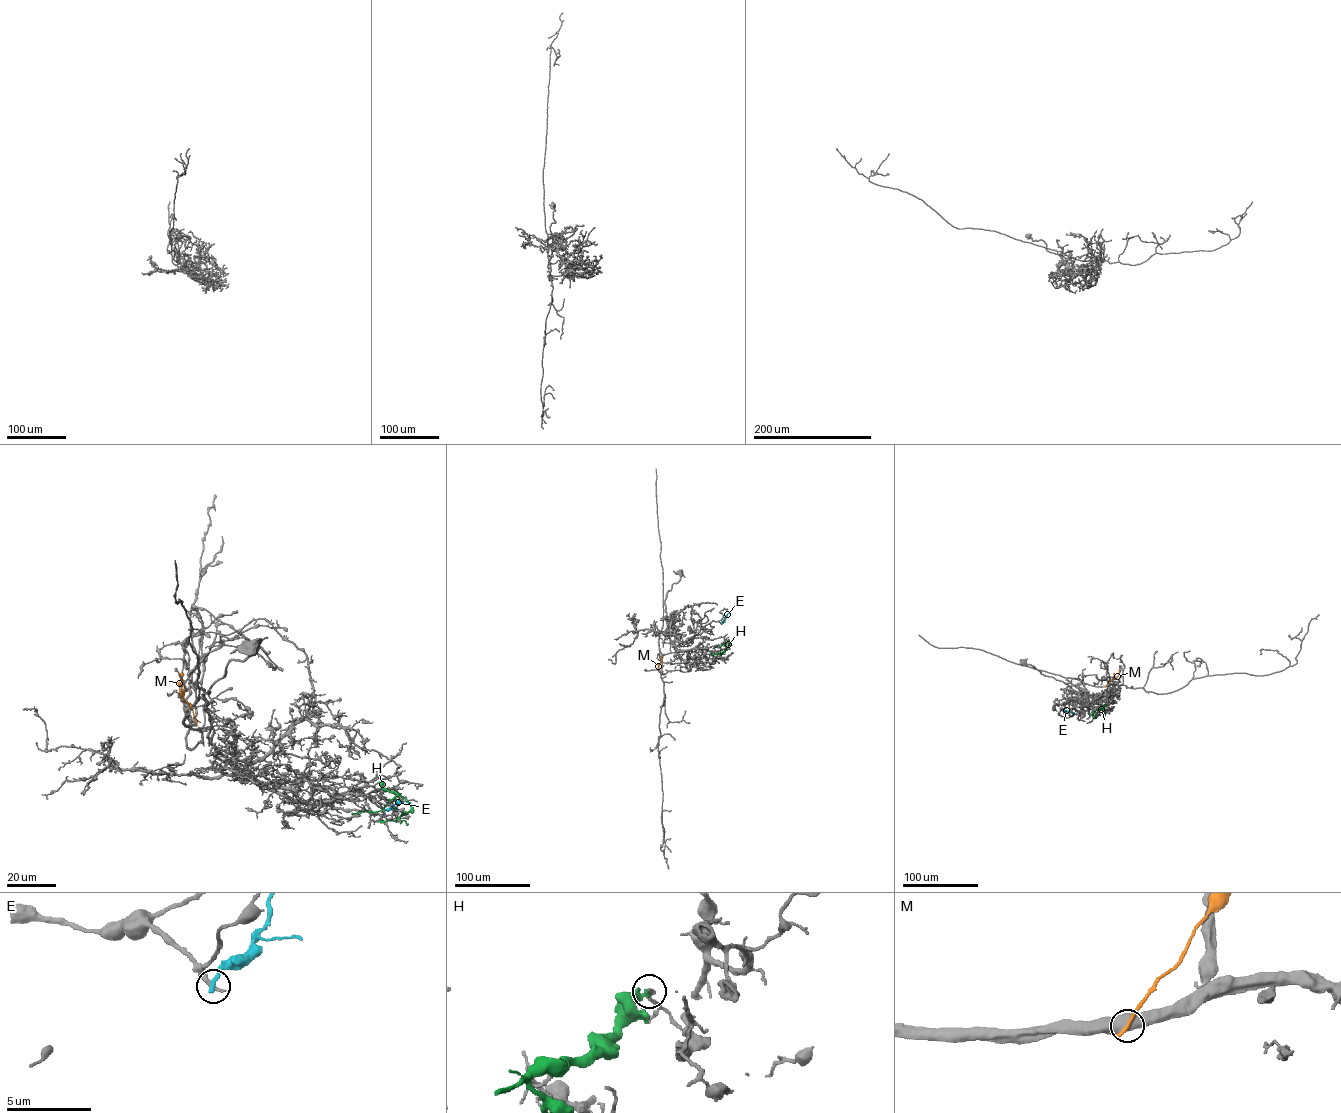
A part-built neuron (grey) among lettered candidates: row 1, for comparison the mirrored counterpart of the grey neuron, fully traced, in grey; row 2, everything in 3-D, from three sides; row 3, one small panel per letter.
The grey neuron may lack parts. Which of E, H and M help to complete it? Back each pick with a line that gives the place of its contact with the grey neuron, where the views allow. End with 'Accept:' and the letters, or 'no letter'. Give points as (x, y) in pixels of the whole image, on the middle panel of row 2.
Accept: no letter

